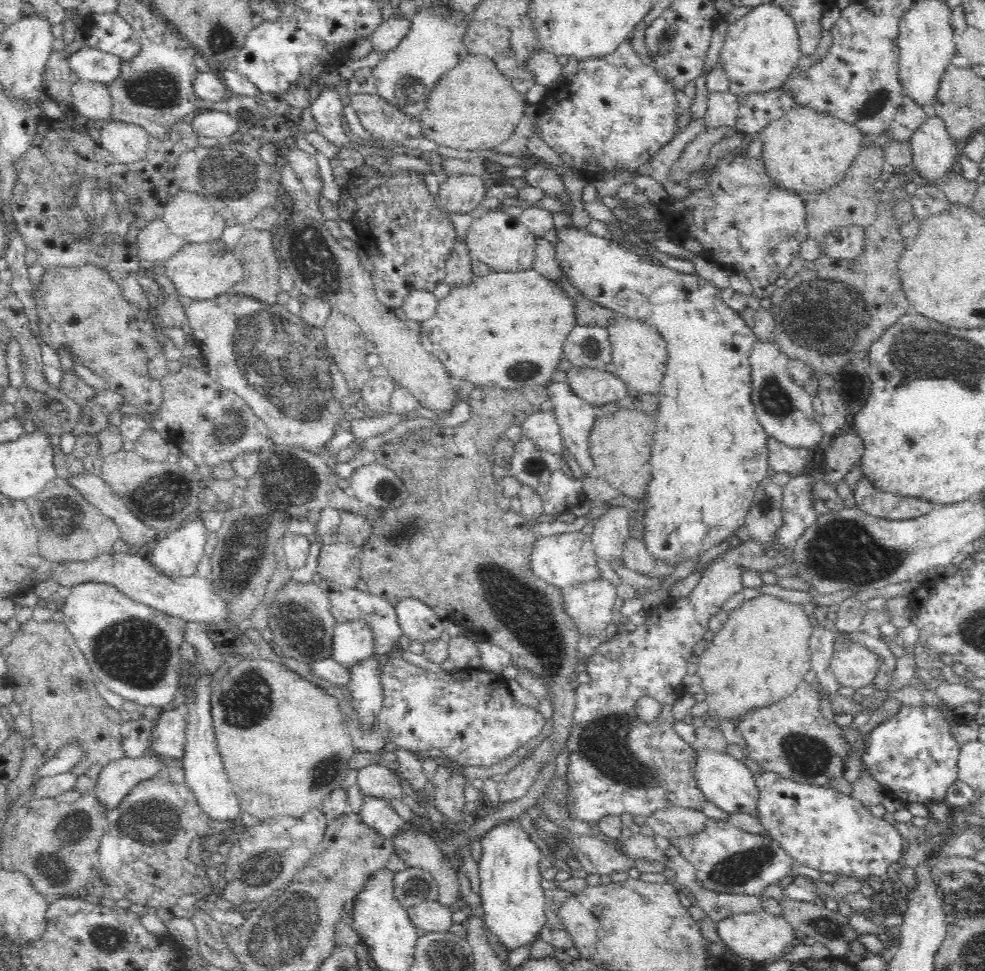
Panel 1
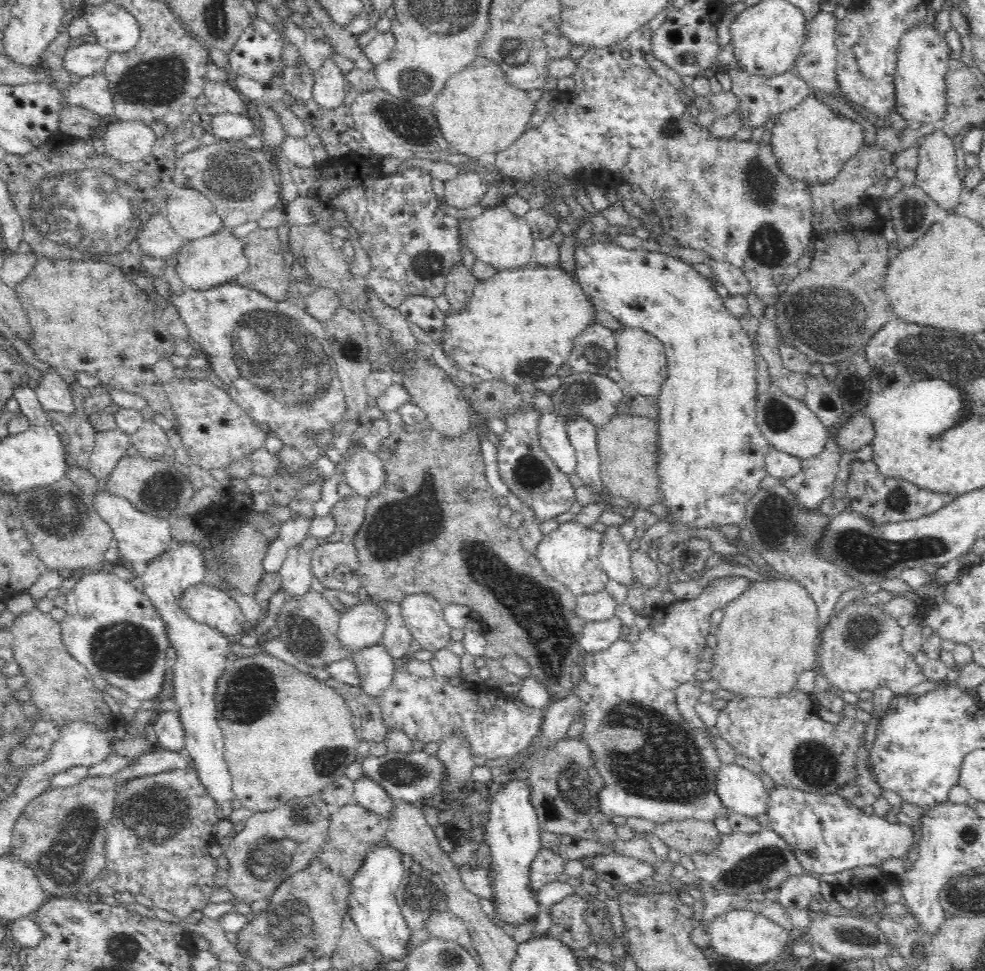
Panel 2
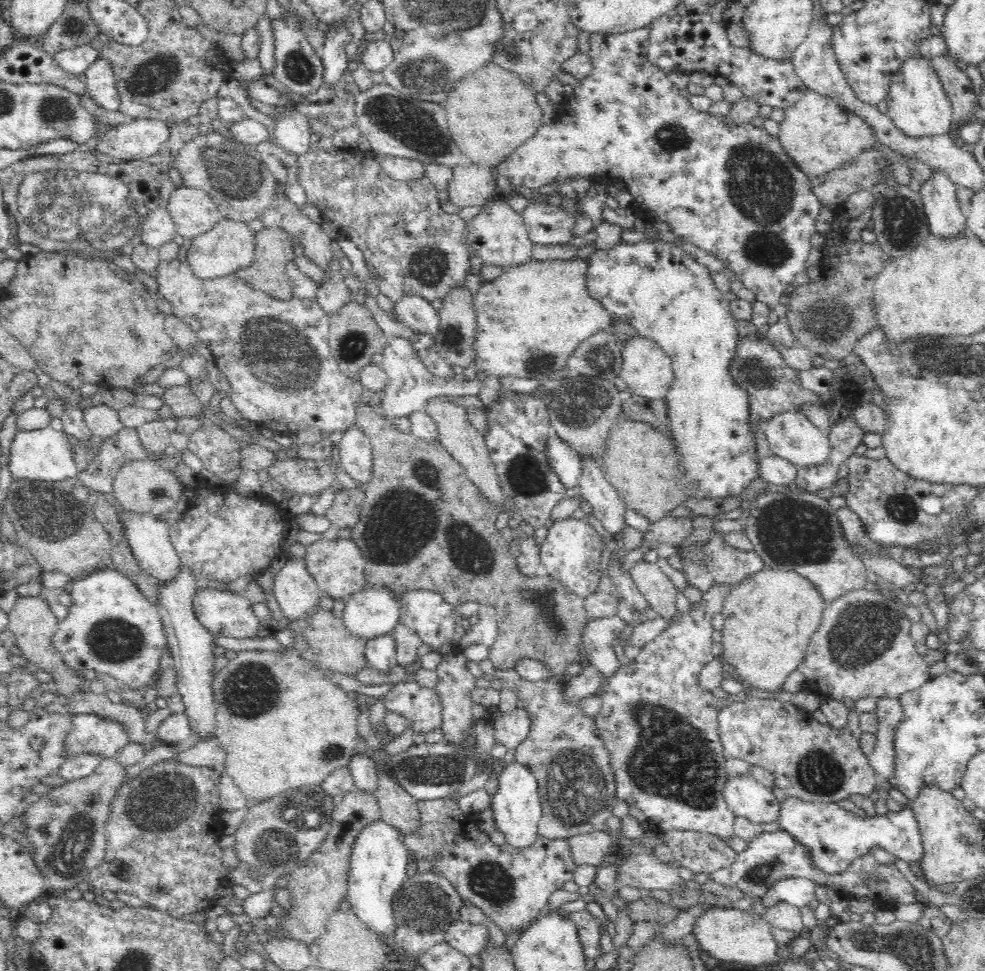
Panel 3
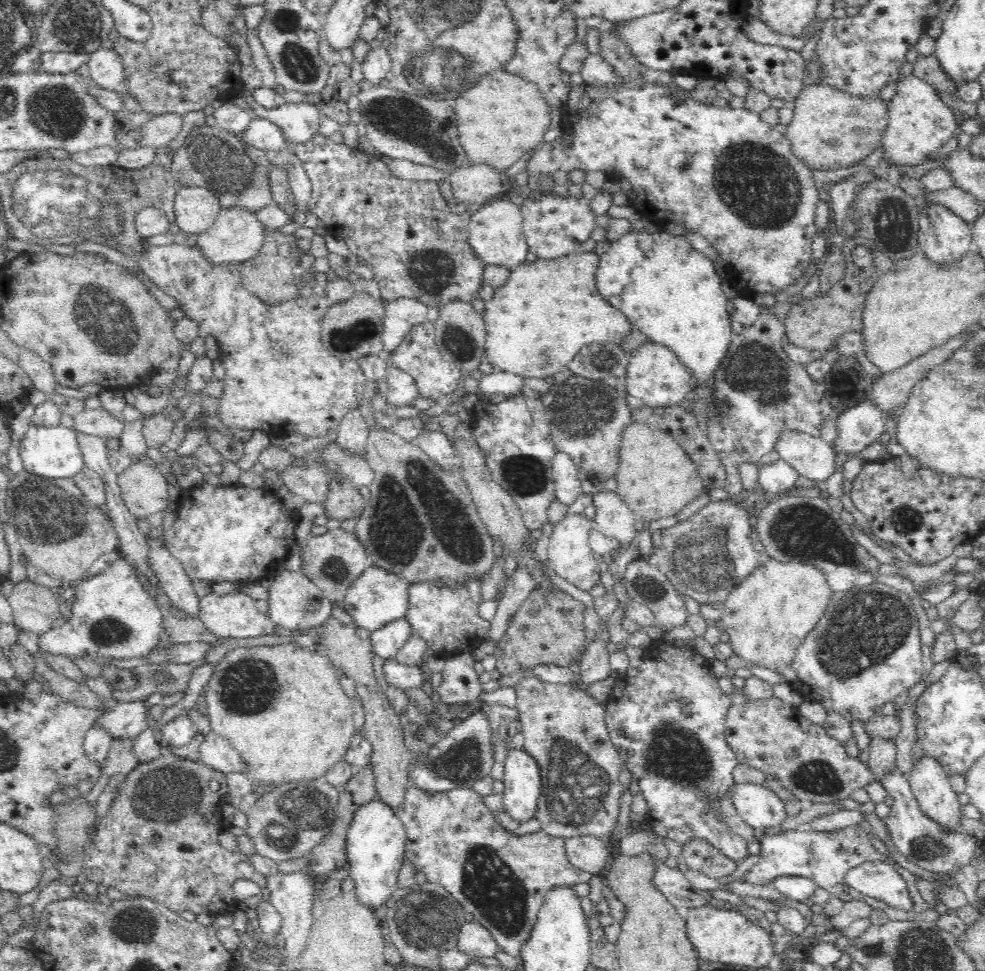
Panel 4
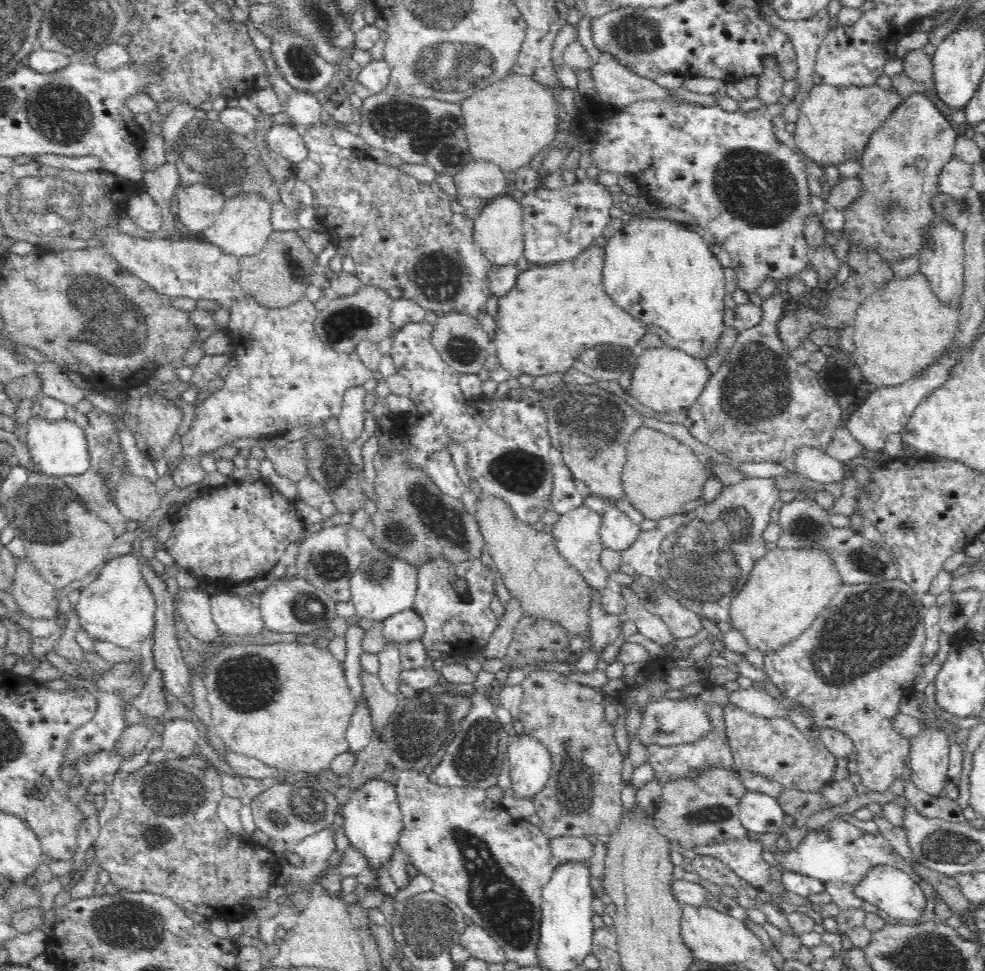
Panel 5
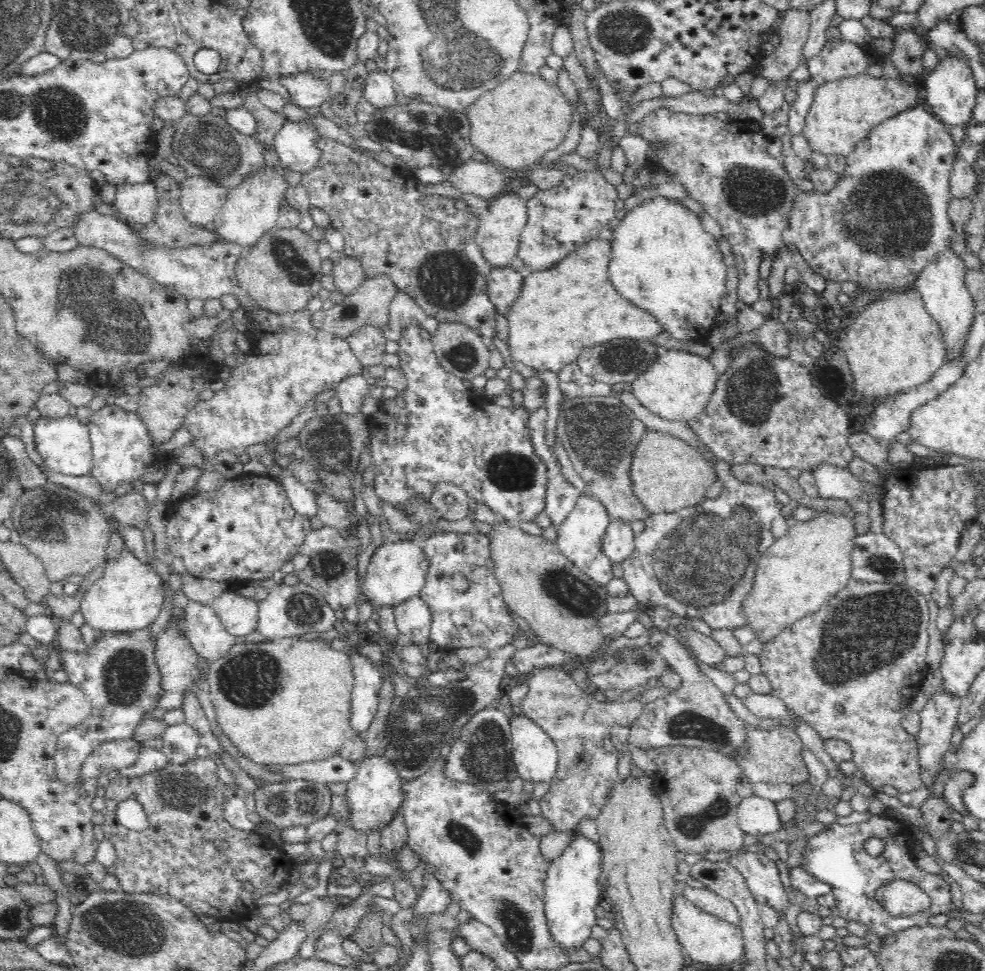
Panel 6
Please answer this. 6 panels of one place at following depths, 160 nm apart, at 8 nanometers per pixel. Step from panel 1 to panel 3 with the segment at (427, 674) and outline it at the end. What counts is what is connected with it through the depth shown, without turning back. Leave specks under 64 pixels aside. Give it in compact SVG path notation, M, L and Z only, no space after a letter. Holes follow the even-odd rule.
M416 677L394 684L382 696L382 704L387 714L403 716L416 734L428 734L442 726L442 697ZM524 707L511 712L496 712L489 722L494 730L495 744L504 746L506 750L517 749L530 734L532 726L530 713Z

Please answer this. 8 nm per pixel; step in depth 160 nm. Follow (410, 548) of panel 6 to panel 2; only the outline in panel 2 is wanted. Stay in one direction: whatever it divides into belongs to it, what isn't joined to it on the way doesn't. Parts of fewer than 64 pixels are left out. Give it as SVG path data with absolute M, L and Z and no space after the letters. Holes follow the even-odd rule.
M364 602L341 614L337 637L341 648L355 655L360 650L381 642L381 634L384 631L385 614L371 602Z

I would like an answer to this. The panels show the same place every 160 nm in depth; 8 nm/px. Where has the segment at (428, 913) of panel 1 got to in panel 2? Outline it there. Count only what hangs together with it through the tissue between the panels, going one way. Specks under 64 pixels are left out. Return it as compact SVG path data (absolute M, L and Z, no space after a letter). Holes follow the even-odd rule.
M450 909L430 914L430 918L426 920L425 929L429 937L452 940L466 947L466 949L473 945L465 923Z

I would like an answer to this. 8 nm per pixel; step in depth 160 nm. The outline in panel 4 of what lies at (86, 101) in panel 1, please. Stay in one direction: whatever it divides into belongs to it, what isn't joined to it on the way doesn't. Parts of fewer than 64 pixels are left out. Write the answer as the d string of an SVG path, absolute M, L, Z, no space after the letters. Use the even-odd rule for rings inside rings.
M106 44L90 54L90 60L87 65L90 80L97 87L110 92L117 92L121 98L122 105L124 105L124 111L136 112L138 103L127 91L121 56L117 52L114 52Z

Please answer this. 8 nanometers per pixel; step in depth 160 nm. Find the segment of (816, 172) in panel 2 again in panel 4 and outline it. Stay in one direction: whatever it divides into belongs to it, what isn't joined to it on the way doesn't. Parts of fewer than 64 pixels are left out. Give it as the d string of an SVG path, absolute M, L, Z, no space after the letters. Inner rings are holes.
M816 83L807 85L793 104L794 116L787 126L785 137L789 140L794 156L797 156L810 170L848 168L860 163L879 148L889 121L888 103L879 97L871 100L871 98L852 96L832 85Z

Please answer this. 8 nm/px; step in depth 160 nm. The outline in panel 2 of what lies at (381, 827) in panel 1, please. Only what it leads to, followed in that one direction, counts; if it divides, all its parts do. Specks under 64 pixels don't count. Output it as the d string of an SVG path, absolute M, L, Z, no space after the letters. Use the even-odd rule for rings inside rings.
M367 777L354 783L354 803L360 805L368 813L376 815L390 822L392 812L395 810L393 799L380 787Z

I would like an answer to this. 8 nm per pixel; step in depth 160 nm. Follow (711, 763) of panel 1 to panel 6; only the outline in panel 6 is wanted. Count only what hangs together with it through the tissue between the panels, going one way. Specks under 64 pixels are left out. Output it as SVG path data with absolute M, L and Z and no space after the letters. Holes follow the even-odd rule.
M756 795L741 800L737 818L742 831L753 836L772 834L784 826L773 800Z

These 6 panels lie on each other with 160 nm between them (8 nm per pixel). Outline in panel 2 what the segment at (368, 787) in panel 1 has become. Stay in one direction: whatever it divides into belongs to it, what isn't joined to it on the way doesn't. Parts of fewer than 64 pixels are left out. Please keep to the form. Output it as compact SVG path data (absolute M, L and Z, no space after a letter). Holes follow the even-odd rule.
M418 747L412 754L398 754L388 751L383 756L369 755L363 760L362 770L365 777L374 780L393 799L410 804L422 804L423 799L440 794L446 772L436 754L428 754Z

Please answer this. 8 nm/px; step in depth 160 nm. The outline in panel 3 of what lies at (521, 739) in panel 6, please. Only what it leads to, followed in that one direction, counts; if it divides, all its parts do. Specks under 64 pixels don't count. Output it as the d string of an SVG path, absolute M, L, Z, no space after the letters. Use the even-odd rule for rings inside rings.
M513 761L498 768L495 776L498 779L498 790L492 796L491 808L496 829L504 836L506 846L512 847L514 851L526 851L536 843L539 825L543 818L537 779L526 766Z

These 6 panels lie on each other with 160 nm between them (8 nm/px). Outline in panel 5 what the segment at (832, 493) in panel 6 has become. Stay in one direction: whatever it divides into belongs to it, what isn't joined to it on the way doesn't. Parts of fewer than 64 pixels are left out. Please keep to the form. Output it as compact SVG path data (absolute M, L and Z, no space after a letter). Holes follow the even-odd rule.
M800 446L794 450L796 472L819 483L842 483L844 463L814 446Z

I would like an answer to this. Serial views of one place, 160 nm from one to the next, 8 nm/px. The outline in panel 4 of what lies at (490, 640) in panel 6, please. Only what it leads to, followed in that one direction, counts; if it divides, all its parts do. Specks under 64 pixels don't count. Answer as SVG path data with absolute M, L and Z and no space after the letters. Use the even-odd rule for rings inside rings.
M466 580L467 584L460 589L438 587L429 582L418 582L410 585L408 590L408 610L405 620L409 622L412 632L421 636L435 654L443 659L453 657L460 651L470 651L480 641L486 639L491 629L491 623L479 616L479 596L482 587L473 580Z

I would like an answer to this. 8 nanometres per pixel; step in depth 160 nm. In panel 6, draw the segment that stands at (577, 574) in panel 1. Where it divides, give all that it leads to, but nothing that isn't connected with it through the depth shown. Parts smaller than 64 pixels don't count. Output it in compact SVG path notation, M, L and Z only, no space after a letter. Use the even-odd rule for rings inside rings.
M582 494L578 498L576 506L568 513L568 516L557 526L555 543L560 552L582 572L586 573L601 588L608 587L614 578L611 560L603 553L601 547L602 536L609 523L609 514L605 506L591 494Z

